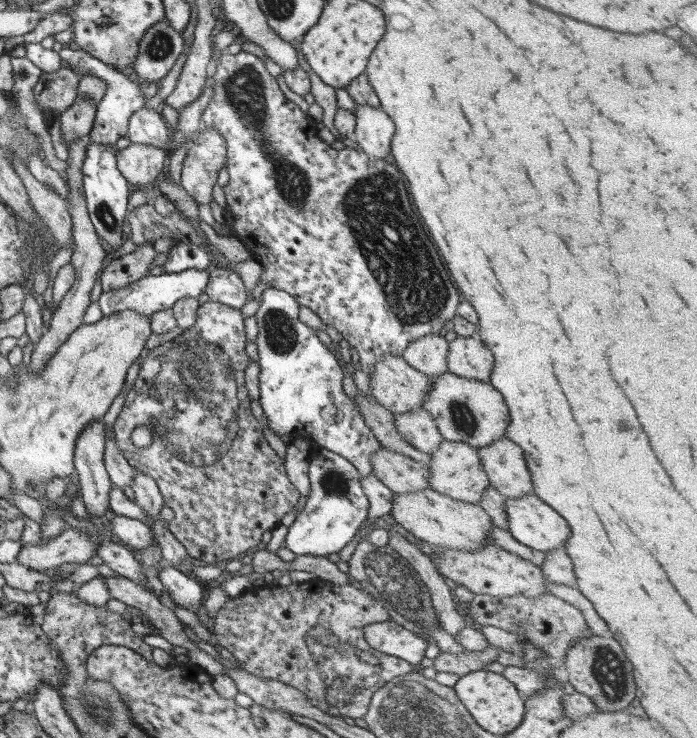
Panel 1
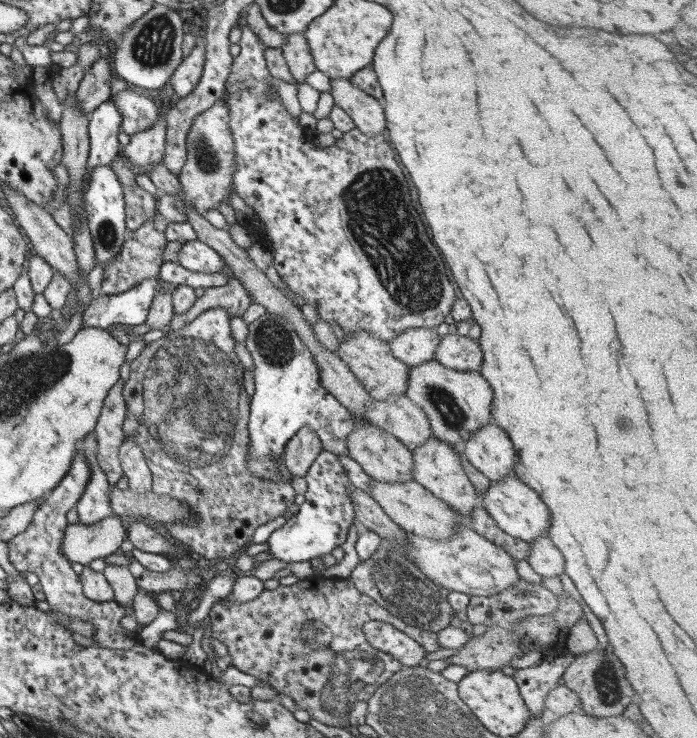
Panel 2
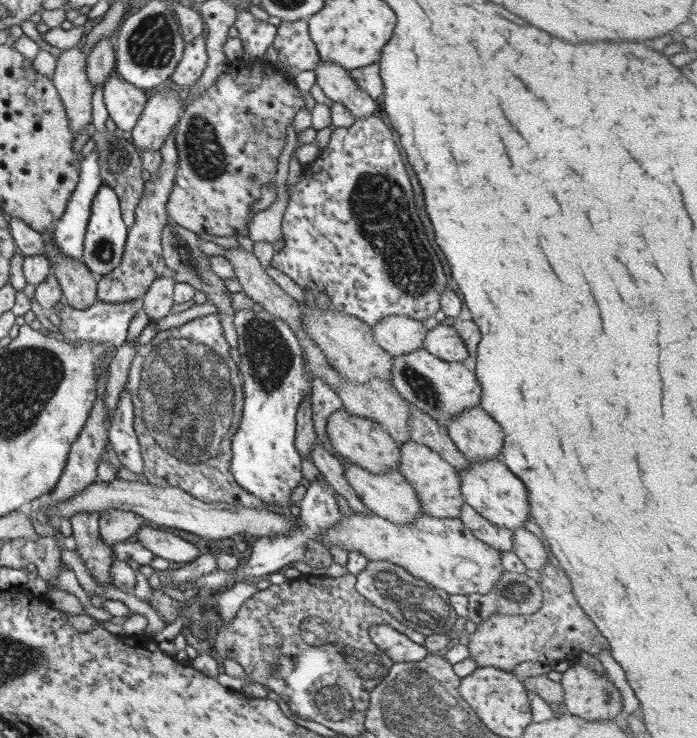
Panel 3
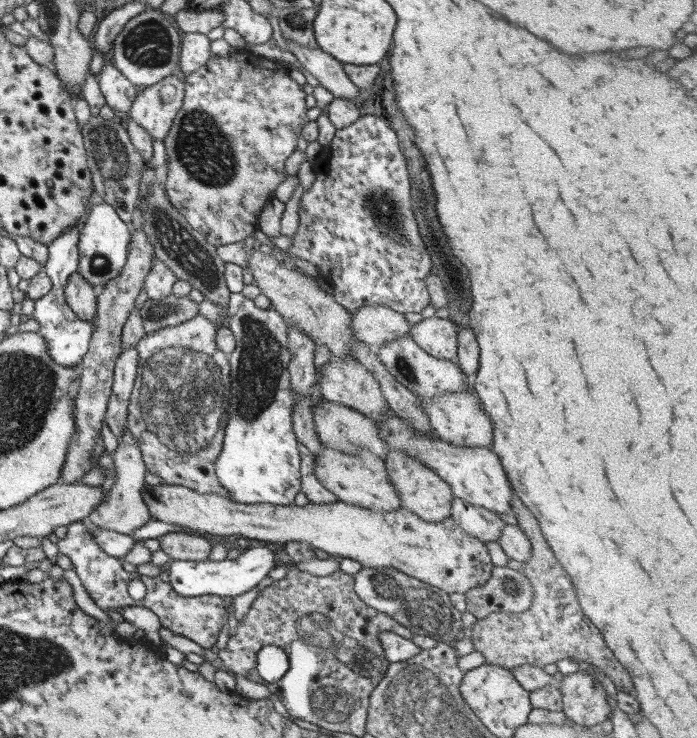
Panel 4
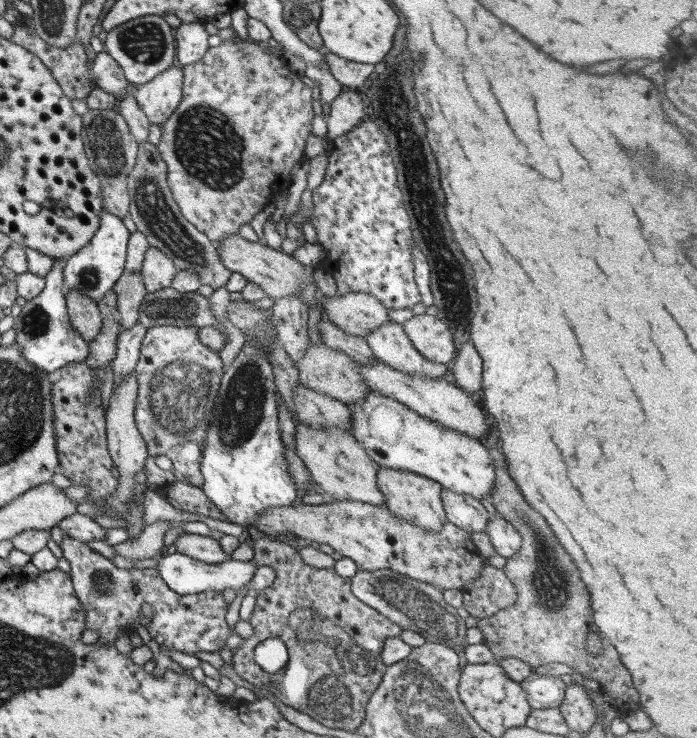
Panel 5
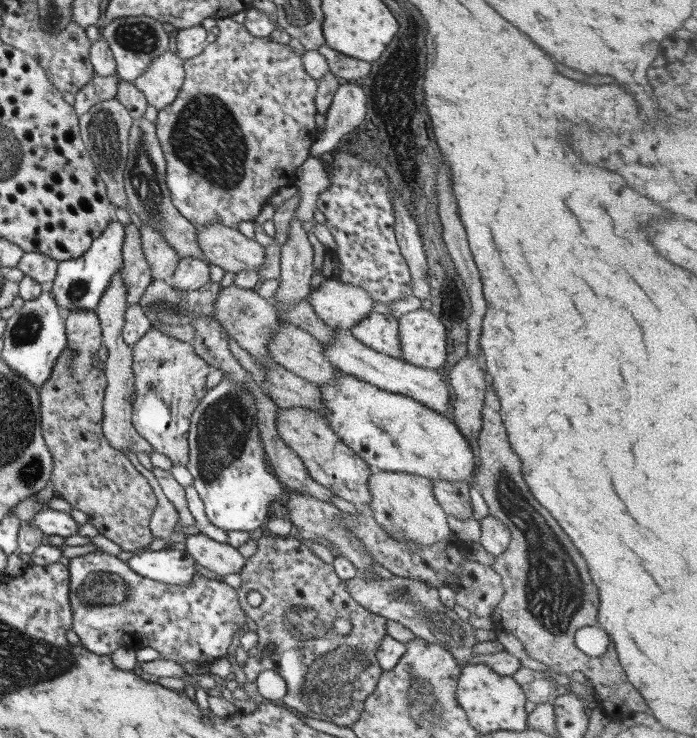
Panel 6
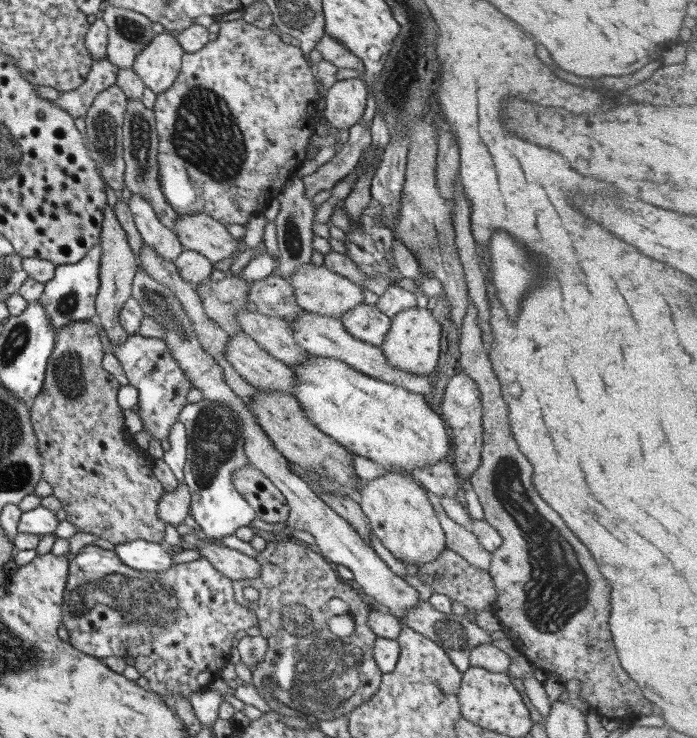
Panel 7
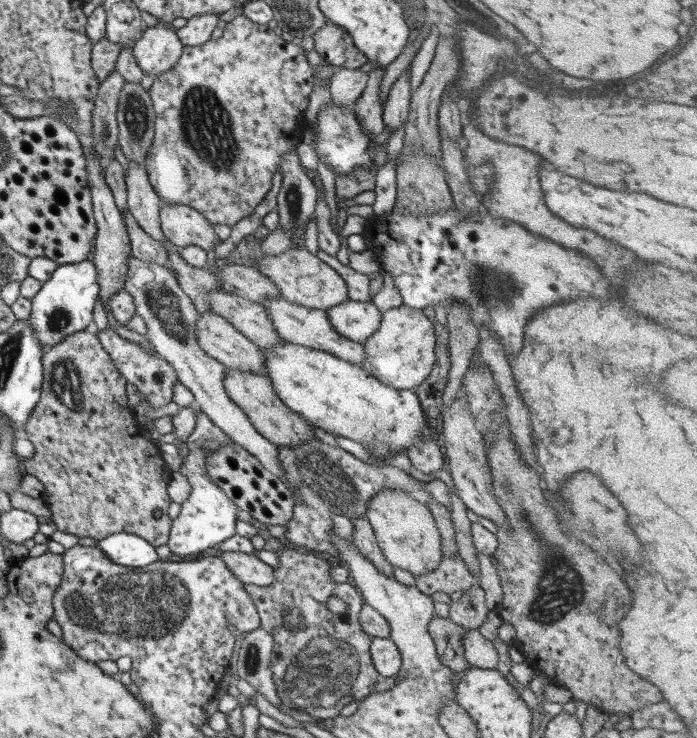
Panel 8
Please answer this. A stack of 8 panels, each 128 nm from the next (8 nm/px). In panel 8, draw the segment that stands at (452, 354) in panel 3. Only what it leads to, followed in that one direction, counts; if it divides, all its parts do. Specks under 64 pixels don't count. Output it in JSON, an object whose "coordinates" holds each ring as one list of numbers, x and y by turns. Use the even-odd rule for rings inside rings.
{"coordinates":[[403,304,381,313,381,323,363,344,361,368,385,386,413,390,423,382,436,362,434,324,421,311]]}

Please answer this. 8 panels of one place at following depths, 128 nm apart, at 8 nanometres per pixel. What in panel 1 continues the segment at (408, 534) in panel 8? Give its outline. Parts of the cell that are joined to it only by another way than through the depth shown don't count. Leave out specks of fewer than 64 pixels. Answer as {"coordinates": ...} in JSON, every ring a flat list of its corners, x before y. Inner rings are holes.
{"coordinates":[[441,441,437,449,429,454,429,479,427,487,469,504,478,504,485,487,489,487,489,480,481,468,481,460,477,456,477,448,462,442]]}

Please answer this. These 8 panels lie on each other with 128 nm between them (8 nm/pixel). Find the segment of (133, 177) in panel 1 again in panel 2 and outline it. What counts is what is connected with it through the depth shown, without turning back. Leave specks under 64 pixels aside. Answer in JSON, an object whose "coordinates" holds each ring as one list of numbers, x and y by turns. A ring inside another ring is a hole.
{"coordinates":[[157,114,152,126,131,135,128,144,119,151,135,172,147,174,149,166,162,161,166,126,163,114]]}

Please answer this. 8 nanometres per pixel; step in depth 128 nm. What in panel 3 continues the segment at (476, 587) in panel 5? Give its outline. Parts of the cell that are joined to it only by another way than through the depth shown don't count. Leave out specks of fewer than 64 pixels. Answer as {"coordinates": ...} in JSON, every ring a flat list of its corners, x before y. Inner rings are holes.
{"coordinates":[[503,571,486,594,467,596,467,615,478,624,489,615,505,618,511,615,532,615,541,607,541,590,535,580,523,573]]}

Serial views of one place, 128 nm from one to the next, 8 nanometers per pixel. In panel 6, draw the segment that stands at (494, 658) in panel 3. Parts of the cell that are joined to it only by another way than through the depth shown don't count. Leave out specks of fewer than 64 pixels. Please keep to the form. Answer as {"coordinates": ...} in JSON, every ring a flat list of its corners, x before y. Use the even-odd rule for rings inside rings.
{"coordinates":[[484,373,486,387,484,390,484,402,481,408,481,428,478,437,474,442,476,456,476,470,473,473,472,486,481,494,488,508,488,516,501,522,509,532,510,540,508,546,502,554,495,557,491,568,500,576,503,595,501,601,495,605,490,614,491,621,497,627,509,634,513,634,523,646,527,656,547,665,560,673,572,673,577,670,588,680,594,691,594,700,602,708,602,712,609,719,628,720,629,716,635,712,649,712,643,697,637,689,627,680,625,672,621,669,615,655,613,641,609,641,606,650,597,657,591,657,578,650,574,643,574,634,578,628,584,626,598,626,597,614,599,602,597,602,597,588,593,586,585,560,577,552,569,538,562,532,549,512,537,503,531,495,523,475,521,475,521,461,509,447,507,435,499,416,499,399,493,391,492,379,489,373]]}

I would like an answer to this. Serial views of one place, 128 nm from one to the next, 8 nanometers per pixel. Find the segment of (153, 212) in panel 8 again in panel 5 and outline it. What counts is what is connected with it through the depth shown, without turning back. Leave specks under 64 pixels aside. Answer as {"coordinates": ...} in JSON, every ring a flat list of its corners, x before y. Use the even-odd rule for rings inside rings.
{"coordinates":[[149,245,145,249,141,264,140,273,145,292,169,288,176,273,175,265,169,257,165,256,159,249]]}

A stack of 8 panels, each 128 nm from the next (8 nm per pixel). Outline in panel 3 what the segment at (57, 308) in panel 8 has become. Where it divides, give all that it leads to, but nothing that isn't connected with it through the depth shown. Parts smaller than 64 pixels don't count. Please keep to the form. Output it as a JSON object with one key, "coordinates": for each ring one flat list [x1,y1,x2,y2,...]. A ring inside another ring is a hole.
{"coordinates":[[101,185,91,200,89,218,83,239,82,259,80,260,96,278,111,272,119,264,127,229,128,226,121,218,117,196,111,188]]}

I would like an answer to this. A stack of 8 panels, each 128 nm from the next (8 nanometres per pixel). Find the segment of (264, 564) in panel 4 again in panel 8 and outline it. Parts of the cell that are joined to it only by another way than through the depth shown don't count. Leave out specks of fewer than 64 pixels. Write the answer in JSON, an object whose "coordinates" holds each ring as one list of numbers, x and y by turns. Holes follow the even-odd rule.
{"coordinates":[[125,532,105,536,98,540,96,548,109,561,123,567,145,567,159,561,152,545]]}

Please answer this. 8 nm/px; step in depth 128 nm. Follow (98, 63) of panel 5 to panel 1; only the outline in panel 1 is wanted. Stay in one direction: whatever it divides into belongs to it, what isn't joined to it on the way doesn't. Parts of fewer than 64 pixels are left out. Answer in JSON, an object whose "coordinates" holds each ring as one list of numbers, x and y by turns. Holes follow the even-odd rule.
{"coordinates":[[147,106,135,110,128,117,128,124,126,130,126,136,129,138,131,143,143,143,163,149,166,152,170,152,169,149,169,140,171,140,171,134,168,127,164,124,164,121,161,120,162,116,160,110,153,111]]}

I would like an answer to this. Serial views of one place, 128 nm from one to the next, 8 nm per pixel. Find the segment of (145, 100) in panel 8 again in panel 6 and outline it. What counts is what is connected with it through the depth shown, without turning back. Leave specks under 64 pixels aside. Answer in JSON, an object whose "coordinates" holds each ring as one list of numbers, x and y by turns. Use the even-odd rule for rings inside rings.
{"coordinates":[[144,116,132,120,127,135,127,156,122,178,129,208,137,215,141,224,153,227,167,241,169,247,175,249,179,259,185,256,193,257,209,265,209,260,205,258,197,244,197,228,175,210,170,200,171,193,164,182,165,170,165,161,154,125]]}

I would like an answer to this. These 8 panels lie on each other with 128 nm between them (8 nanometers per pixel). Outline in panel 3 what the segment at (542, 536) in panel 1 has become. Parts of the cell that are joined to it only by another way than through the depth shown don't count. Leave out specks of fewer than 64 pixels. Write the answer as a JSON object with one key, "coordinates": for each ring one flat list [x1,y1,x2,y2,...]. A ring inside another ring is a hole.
{"coordinates":[[491,457,485,461,471,461,467,467,457,469,457,474,459,474,459,489,464,502,482,518,511,532,517,528,523,528,523,523,531,514,527,490,523,482,498,457]]}

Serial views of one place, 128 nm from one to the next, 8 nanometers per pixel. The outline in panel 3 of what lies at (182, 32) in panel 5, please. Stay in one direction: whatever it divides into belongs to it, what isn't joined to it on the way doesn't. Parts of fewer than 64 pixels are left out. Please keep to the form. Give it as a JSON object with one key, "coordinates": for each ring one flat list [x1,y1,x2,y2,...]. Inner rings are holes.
{"coordinates":[[204,36,193,38,184,44,181,59,170,75,169,83,181,90,191,87,202,76,207,58]]}

